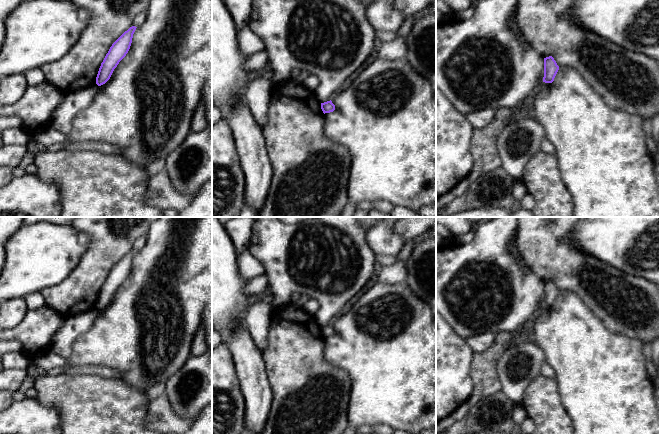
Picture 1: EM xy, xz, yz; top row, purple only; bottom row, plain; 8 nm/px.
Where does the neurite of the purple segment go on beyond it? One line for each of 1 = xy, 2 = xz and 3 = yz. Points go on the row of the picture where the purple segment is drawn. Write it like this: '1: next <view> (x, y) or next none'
1: next none
2: next none
3: next none

